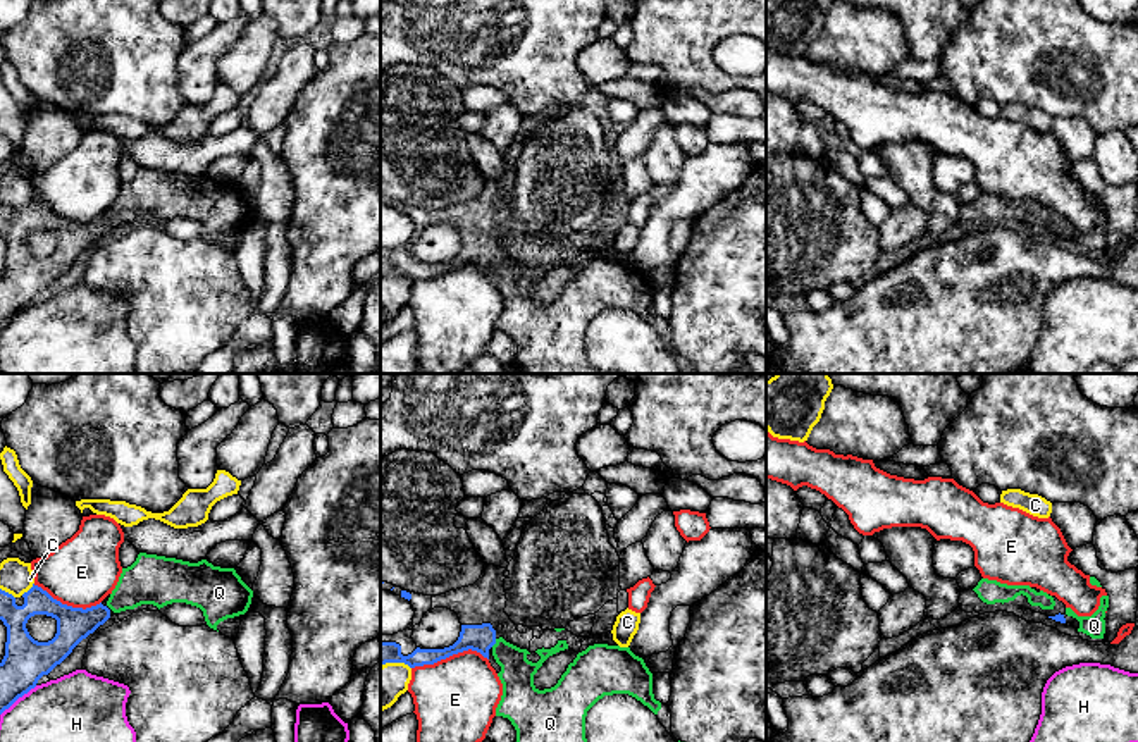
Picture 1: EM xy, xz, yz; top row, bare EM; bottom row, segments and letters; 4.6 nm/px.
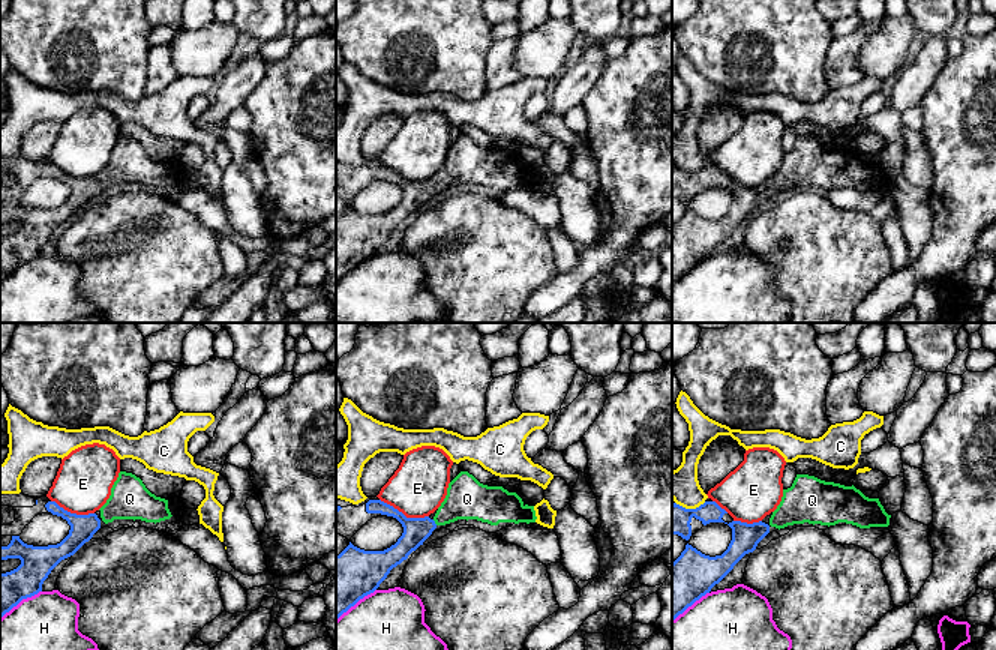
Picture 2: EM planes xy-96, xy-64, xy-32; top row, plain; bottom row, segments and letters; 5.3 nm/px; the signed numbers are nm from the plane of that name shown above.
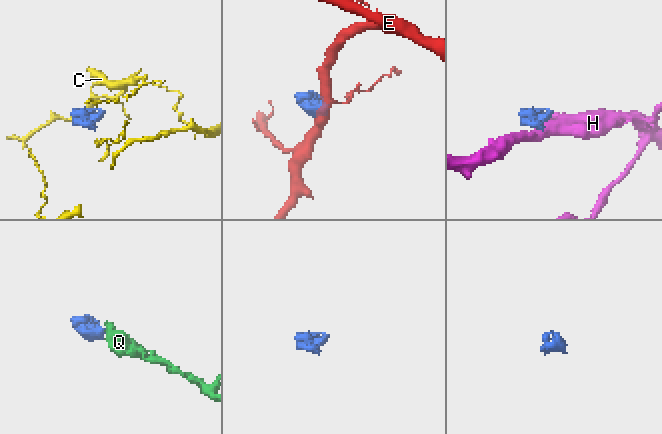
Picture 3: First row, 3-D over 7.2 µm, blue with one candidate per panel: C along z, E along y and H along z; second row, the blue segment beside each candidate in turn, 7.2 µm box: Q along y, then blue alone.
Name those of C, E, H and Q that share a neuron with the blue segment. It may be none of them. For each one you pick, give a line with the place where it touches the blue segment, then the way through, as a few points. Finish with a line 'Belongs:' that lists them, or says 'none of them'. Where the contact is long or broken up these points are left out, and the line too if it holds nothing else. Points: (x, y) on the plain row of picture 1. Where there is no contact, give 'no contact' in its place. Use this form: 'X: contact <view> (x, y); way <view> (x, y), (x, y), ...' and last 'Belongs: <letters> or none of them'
Q: contact xz (494, 257)
Belongs: Q

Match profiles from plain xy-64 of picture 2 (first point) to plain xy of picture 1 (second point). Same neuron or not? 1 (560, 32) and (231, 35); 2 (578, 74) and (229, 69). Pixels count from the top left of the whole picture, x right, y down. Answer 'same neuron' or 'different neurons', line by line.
1: different neurons
2: different neurons

